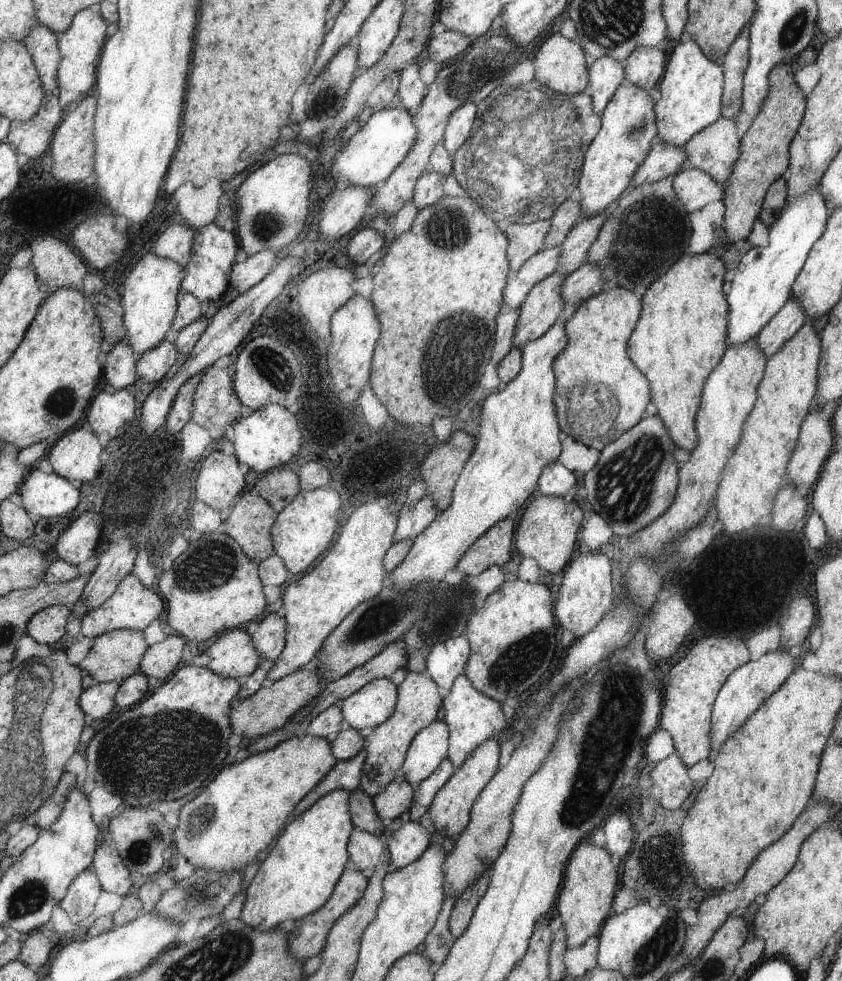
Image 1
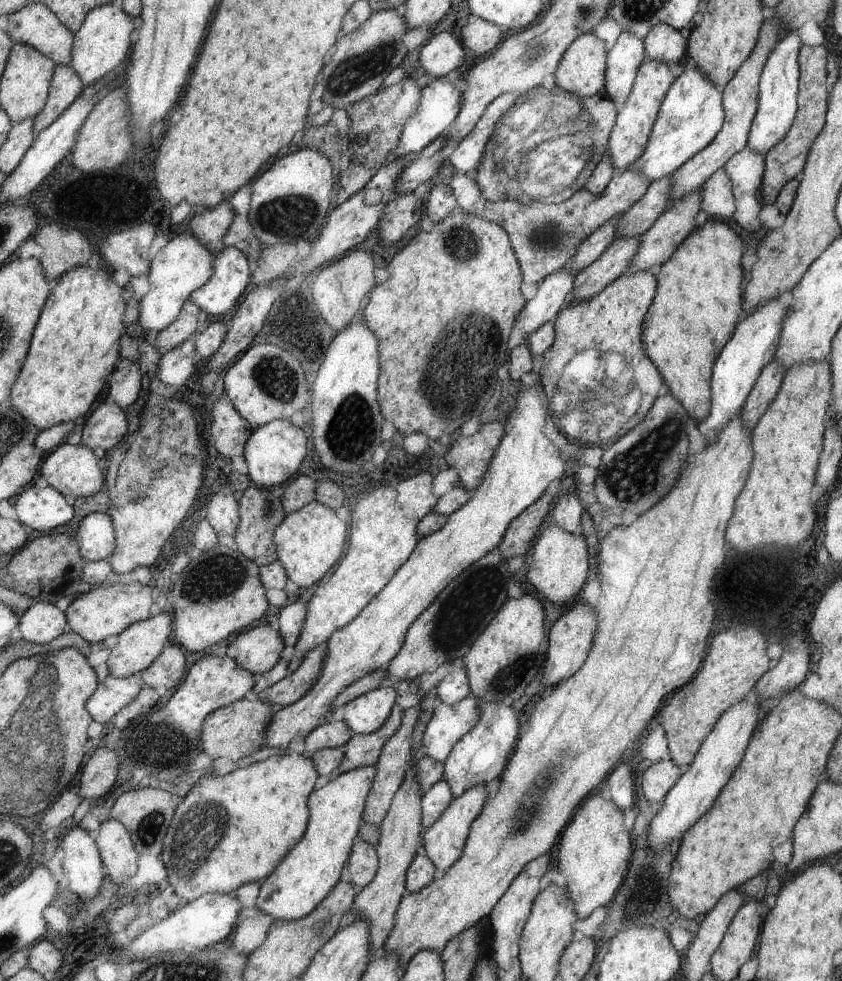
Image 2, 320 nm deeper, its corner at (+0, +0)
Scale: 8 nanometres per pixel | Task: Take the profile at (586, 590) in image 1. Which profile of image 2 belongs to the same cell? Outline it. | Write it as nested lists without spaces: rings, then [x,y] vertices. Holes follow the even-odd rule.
[[[586,601],[577,603],[570,611],[563,612],[550,629],[550,660],[547,660],[546,672],[542,674],[541,688],[553,688],[562,683],[562,680],[570,679],[570,676],[581,671],[592,651],[600,622],[596,606],[590,606]]]

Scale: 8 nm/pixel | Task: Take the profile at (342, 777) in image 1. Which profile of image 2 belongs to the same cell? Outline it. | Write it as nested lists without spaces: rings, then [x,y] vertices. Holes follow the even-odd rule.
[[[396,704],[393,715],[389,716],[389,720],[386,720],[386,723],[382,724],[382,727],[377,732],[368,735],[359,733],[354,736],[350,743],[345,745],[346,752],[344,752],[344,760],[342,760],[340,766],[330,774],[331,776],[326,776],[324,780],[330,782],[332,778],[340,776],[342,772],[374,766],[380,759],[390,736],[393,736],[394,732],[398,732],[398,728],[401,728],[404,713],[405,711]]]

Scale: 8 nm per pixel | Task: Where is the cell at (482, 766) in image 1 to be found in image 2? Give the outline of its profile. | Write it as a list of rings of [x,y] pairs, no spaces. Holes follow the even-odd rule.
[[[480,784],[470,788],[462,796],[453,798],[450,806],[444,810],[444,814],[424,833],[424,838],[422,838],[425,842],[424,852],[432,860],[437,876],[449,871],[461,859],[465,844],[468,842],[469,833],[472,831],[472,825],[477,821],[478,814],[483,812],[484,806],[486,806],[486,786]]]

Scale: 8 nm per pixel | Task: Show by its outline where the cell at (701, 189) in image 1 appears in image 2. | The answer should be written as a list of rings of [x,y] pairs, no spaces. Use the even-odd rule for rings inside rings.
[[[724,167],[714,172],[700,188],[700,208],[711,219],[716,221],[728,221],[733,218],[735,212],[735,200],[733,199],[733,186],[730,178],[726,176]]]

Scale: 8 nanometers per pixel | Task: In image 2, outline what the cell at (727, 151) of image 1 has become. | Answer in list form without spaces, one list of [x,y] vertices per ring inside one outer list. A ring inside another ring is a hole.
[[[745,147],[738,150],[724,166],[724,172],[733,186],[732,194],[735,200],[733,219],[740,227],[751,233],[763,226],[758,216],[764,207],[760,192],[765,168],[764,158],[760,152]]]

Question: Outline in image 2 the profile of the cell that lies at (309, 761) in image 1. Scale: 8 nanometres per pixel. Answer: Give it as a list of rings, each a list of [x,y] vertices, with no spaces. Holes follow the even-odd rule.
[[[346,746],[326,748],[314,752],[311,757],[294,752],[274,754],[264,762],[254,762],[224,776],[218,776],[210,770],[209,776],[196,780],[178,804],[177,815],[170,824],[169,832],[166,832],[164,851],[158,858],[168,868],[165,888],[173,891],[184,903],[209,893],[226,895],[237,891],[244,884],[269,879],[277,871],[278,864],[308,831],[309,806],[306,806],[306,800],[309,800],[310,792],[314,790],[318,774],[332,774],[344,760],[344,752]]]

